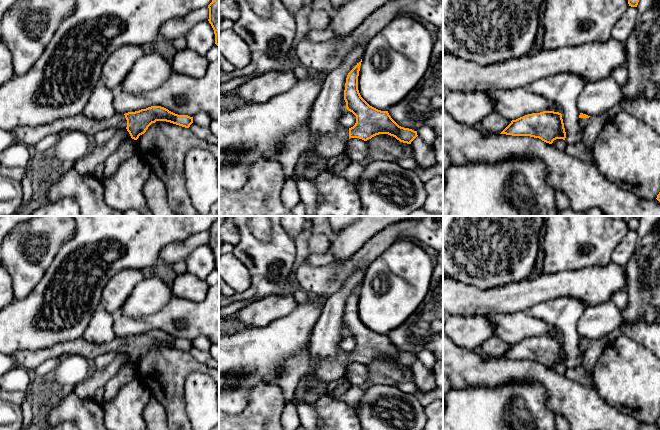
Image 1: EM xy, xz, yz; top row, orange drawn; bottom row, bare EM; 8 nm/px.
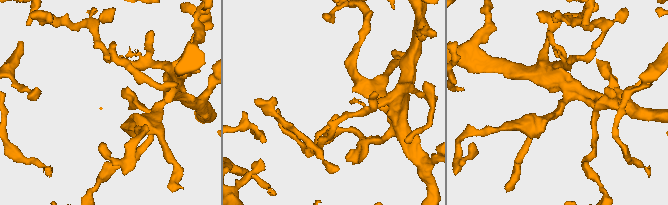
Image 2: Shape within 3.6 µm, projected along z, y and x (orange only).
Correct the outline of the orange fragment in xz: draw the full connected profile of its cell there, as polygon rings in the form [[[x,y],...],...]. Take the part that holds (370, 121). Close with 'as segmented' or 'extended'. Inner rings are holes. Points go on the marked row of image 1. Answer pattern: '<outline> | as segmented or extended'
[[[362,59],[348,73],[344,90],[346,108],[356,116],[355,125],[351,128],[339,125],[335,134],[316,142],[311,140],[309,120],[298,130],[289,133],[273,157],[273,160],[281,165],[286,178],[292,175],[299,156],[311,147],[329,159],[345,152],[346,141],[350,138],[367,141],[376,135],[388,134],[400,142],[411,144],[418,136],[417,131],[399,126],[388,111],[381,111],[370,106],[361,97],[358,90],[361,62]]] | extended

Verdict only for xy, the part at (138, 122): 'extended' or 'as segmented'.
extended

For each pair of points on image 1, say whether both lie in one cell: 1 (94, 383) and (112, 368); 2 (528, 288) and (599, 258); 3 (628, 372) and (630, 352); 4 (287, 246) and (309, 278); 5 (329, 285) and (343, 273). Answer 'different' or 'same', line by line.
1: same
2: different
3: same
4: different
5: same

